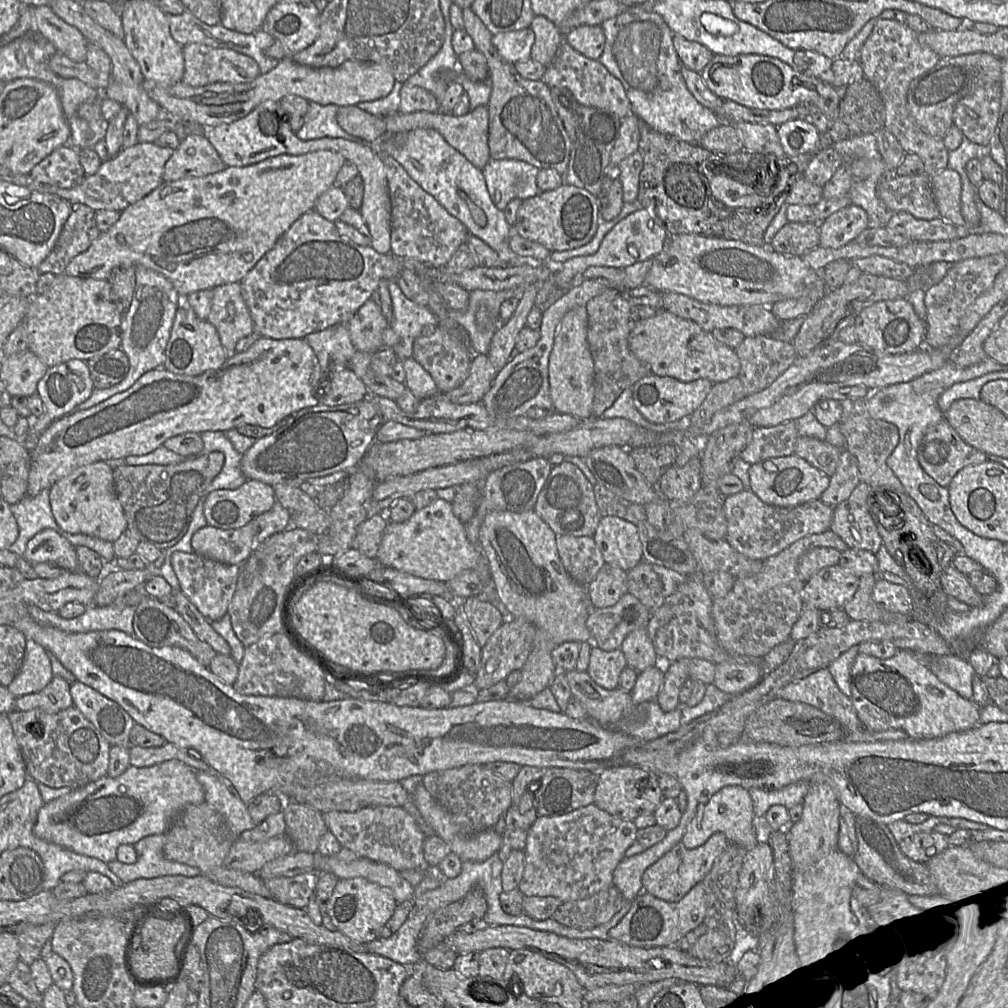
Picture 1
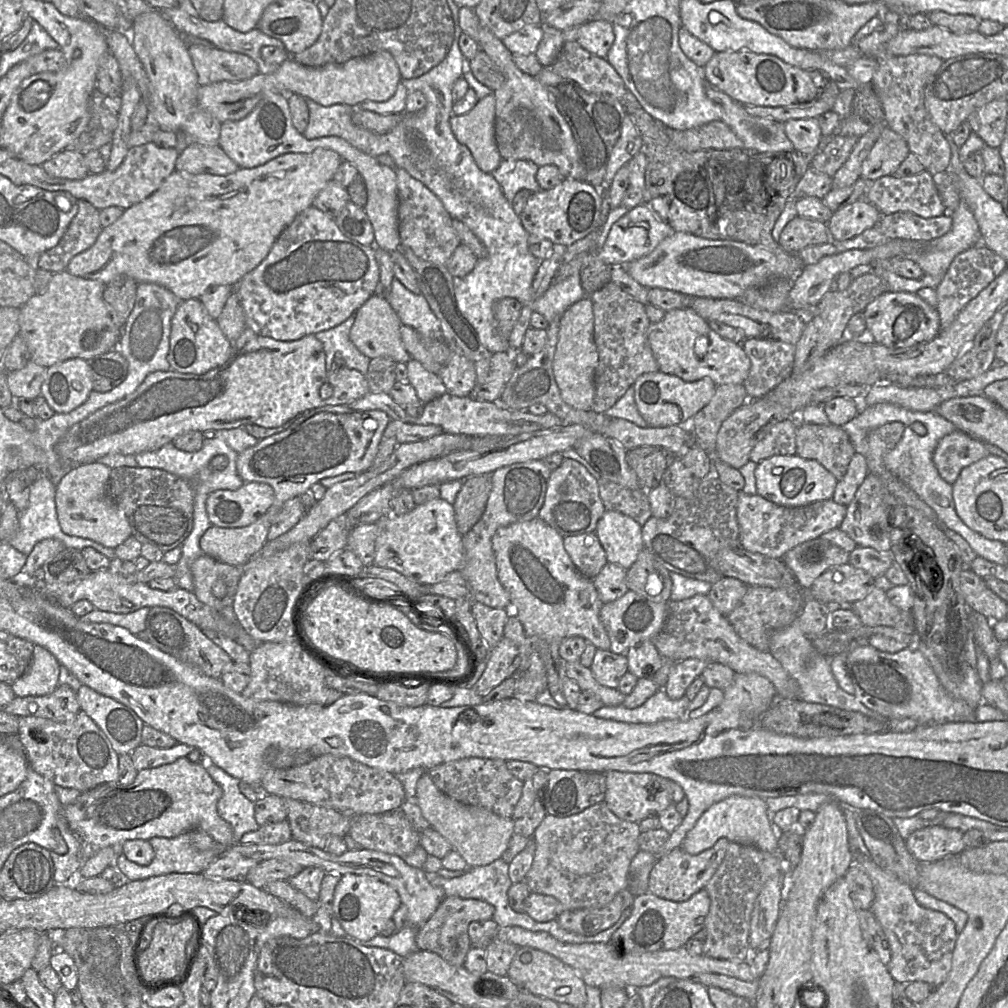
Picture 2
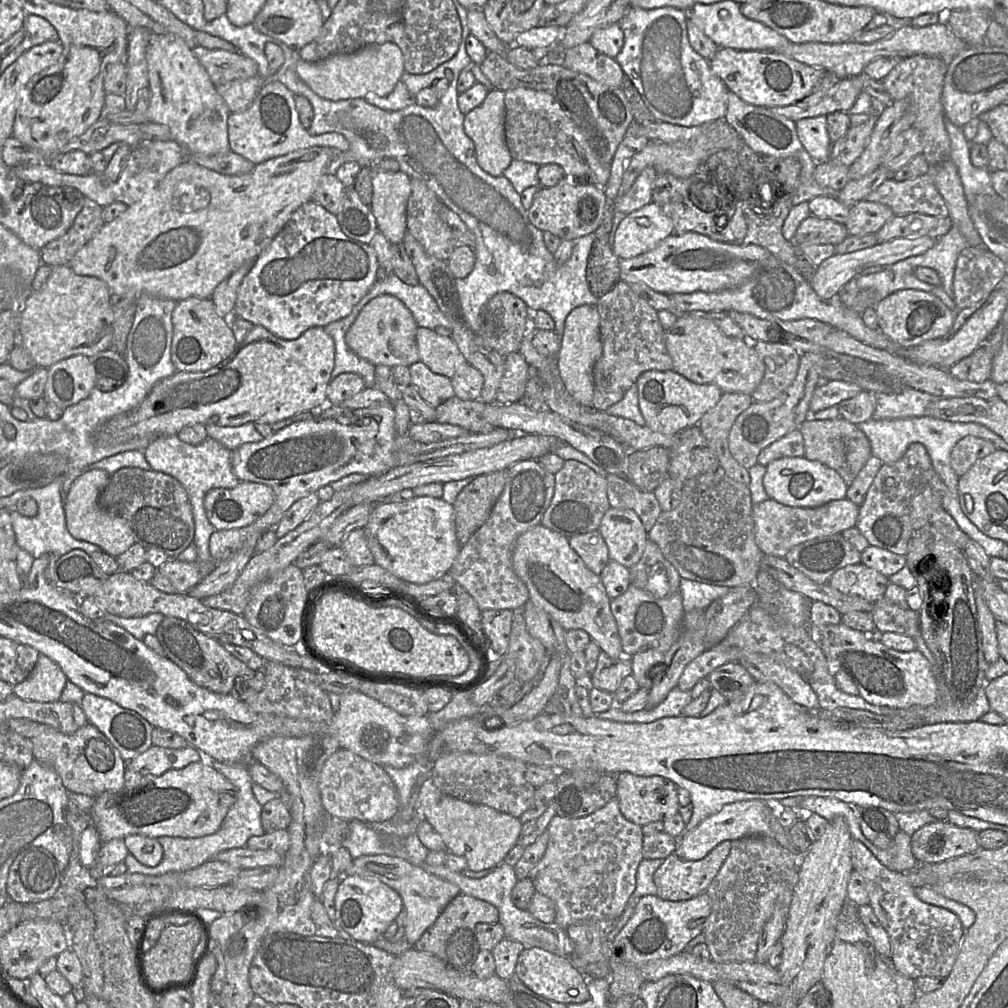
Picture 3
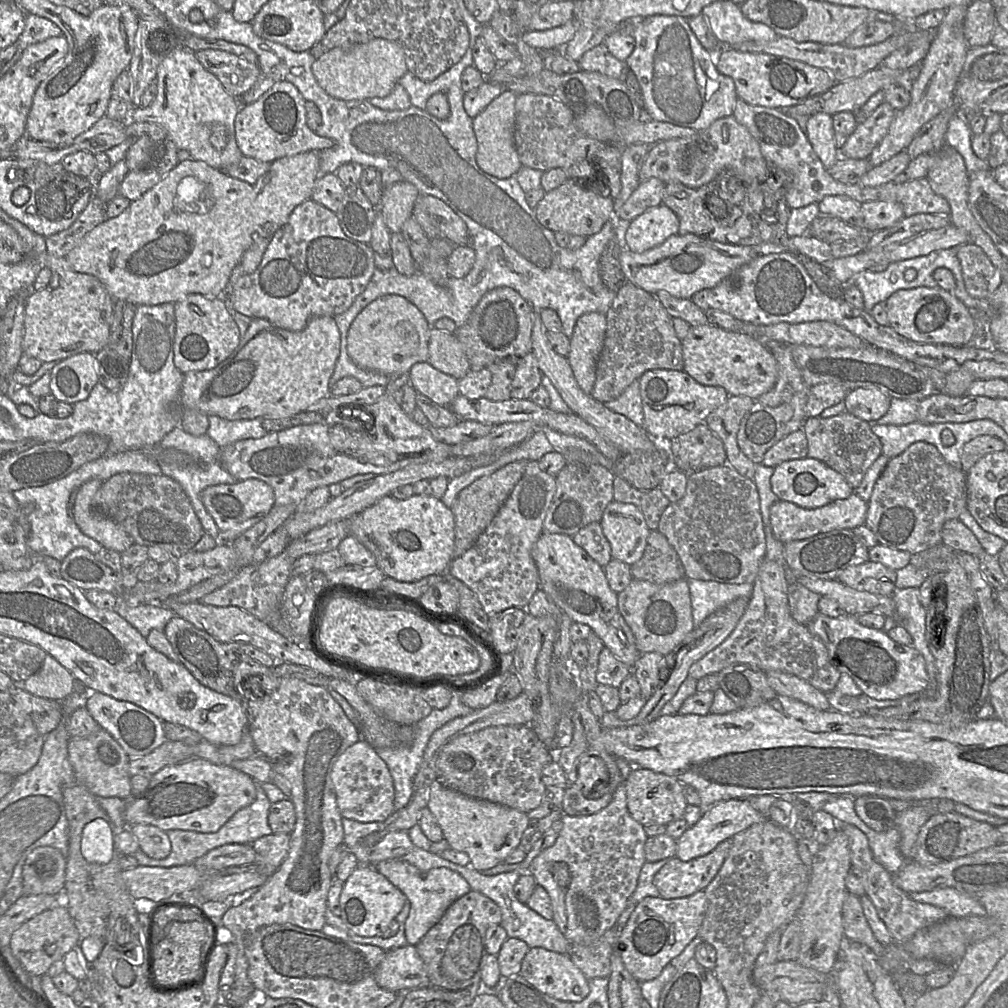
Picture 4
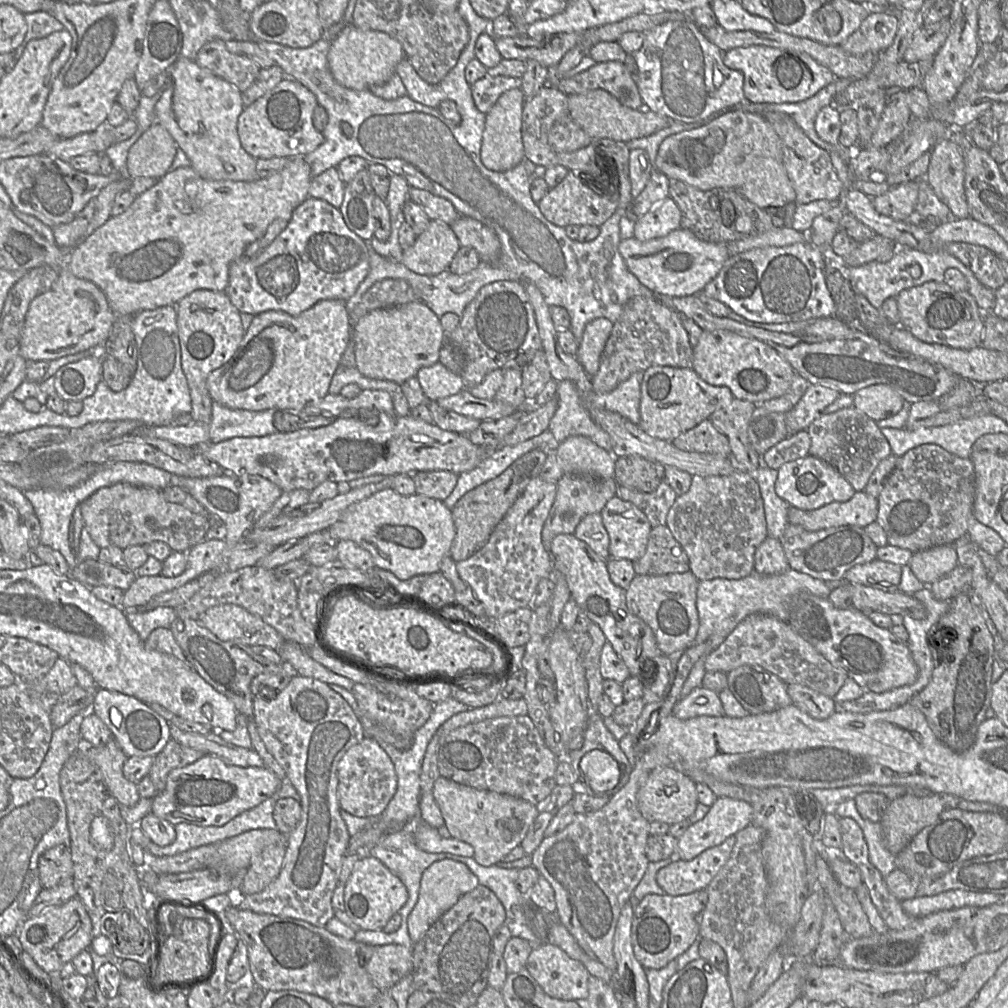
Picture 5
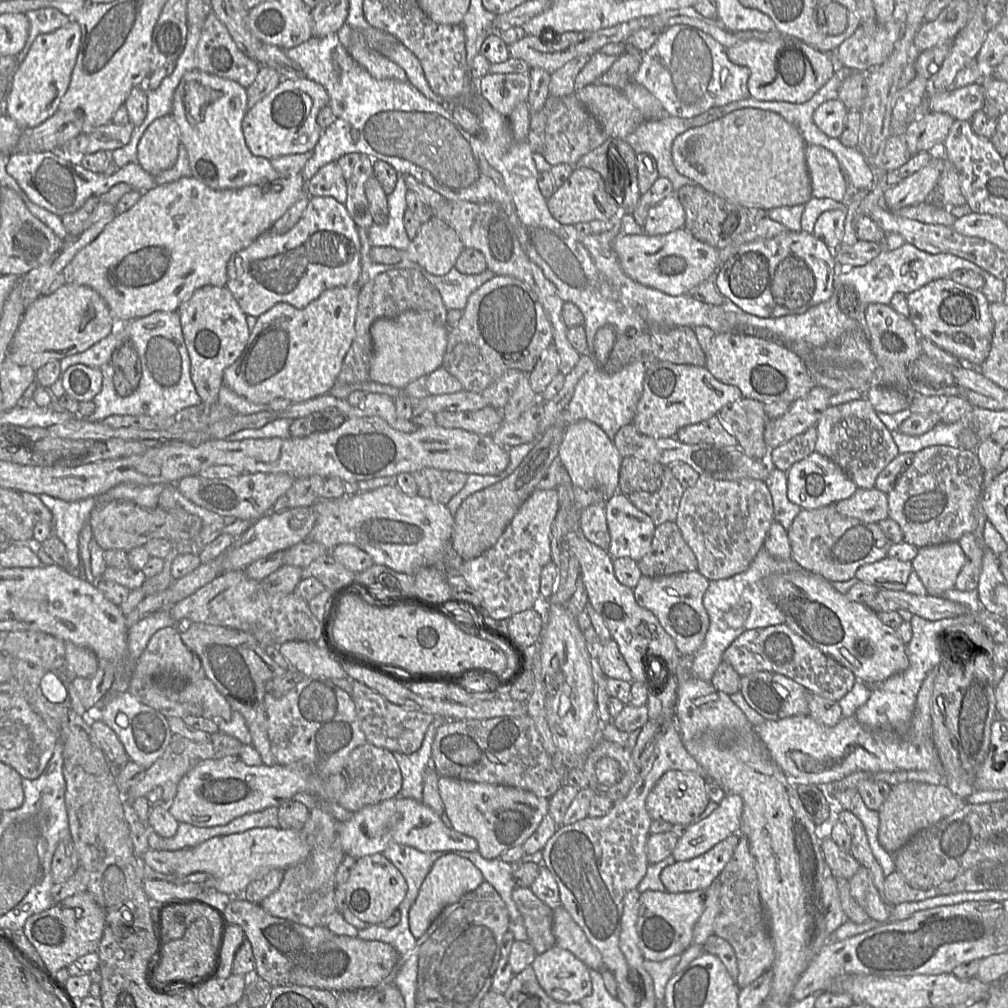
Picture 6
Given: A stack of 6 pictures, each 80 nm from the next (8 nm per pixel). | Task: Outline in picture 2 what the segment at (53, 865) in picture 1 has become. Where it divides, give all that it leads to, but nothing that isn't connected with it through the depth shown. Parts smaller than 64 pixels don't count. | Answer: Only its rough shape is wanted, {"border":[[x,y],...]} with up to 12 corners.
{"border":[[62,822],[56,823],[67,852],[50,851],[57,884],[71,876],[96,852],[84,846]]}

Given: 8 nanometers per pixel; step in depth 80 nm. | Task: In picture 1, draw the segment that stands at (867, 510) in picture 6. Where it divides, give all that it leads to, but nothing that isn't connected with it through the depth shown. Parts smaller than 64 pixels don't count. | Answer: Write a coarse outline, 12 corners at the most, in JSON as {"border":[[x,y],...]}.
{"border":[[725,497],[725,540],[763,561],[829,530],[833,507]]}

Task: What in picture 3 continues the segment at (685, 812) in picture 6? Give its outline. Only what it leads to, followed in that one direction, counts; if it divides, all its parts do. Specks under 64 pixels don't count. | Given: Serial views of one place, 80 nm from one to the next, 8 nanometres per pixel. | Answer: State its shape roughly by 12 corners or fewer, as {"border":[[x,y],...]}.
{"border":[[621,772],[619,809],[644,826],[679,813],[678,786]]}

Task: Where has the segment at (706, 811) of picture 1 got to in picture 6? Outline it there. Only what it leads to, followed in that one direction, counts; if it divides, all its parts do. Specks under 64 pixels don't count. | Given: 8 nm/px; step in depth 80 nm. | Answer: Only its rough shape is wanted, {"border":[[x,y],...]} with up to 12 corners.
{"border":[[726,795],[678,839],[677,861],[740,831],[743,800]]}

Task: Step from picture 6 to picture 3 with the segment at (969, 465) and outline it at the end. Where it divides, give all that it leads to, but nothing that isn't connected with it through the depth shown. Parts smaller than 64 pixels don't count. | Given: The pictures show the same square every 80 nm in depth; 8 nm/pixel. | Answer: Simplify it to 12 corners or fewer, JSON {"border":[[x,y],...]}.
{"border":[[913,443],[881,466],[855,528],[905,556],[947,487]]}

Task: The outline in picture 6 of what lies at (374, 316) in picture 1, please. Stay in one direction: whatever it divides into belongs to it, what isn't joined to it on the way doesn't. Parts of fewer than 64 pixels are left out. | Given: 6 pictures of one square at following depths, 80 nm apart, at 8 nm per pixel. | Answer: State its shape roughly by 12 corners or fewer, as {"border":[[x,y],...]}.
{"border":[[409,310],[370,327],[370,380],[403,390],[443,363],[449,329]]}

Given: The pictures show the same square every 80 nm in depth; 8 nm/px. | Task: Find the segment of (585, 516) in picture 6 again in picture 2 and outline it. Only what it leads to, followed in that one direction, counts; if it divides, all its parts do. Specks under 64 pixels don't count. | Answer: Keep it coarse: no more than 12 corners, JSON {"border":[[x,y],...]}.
{"border":[[594,532],[566,536],[577,570],[591,580],[608,562]]}

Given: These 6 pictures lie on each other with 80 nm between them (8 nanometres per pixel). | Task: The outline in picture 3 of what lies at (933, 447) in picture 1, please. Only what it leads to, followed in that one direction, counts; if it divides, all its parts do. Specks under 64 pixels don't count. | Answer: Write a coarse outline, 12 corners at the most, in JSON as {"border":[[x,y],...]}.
{"border":[[981,438],[960,439],[950,454],[954,472],[963,476],[998,450]]}

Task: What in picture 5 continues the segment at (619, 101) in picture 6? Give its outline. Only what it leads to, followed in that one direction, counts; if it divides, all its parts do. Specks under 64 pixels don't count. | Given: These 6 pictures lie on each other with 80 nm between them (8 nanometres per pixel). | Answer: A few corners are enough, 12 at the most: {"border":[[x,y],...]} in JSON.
{"border":[[602,89],[570,95],[572,120],[592,139],[625,143],[675,121],[626,107]]}

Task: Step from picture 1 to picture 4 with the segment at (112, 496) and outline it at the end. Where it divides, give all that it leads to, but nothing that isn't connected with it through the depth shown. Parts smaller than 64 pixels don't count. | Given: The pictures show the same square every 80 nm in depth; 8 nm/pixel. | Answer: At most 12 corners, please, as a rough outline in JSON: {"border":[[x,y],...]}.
{"border":[[103,481],[76,491],[72,516],[83,534],[120,554],[134,544],[93,507]]}

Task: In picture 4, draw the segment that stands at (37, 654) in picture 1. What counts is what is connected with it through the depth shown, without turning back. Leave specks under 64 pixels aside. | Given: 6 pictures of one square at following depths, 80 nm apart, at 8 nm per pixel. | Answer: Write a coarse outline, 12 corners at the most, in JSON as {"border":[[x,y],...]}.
{"border":[[47,655],[20,685],[35,696],[62,701],[74,691],[69,670]]}

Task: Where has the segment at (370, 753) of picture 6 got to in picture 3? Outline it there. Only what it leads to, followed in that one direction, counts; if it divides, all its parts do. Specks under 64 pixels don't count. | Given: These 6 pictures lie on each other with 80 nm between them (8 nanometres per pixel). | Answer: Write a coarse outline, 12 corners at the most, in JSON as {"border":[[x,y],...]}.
{"border":[[339,748],[318,786],[325,813],[380,823],[400,809],[383,767]]}

